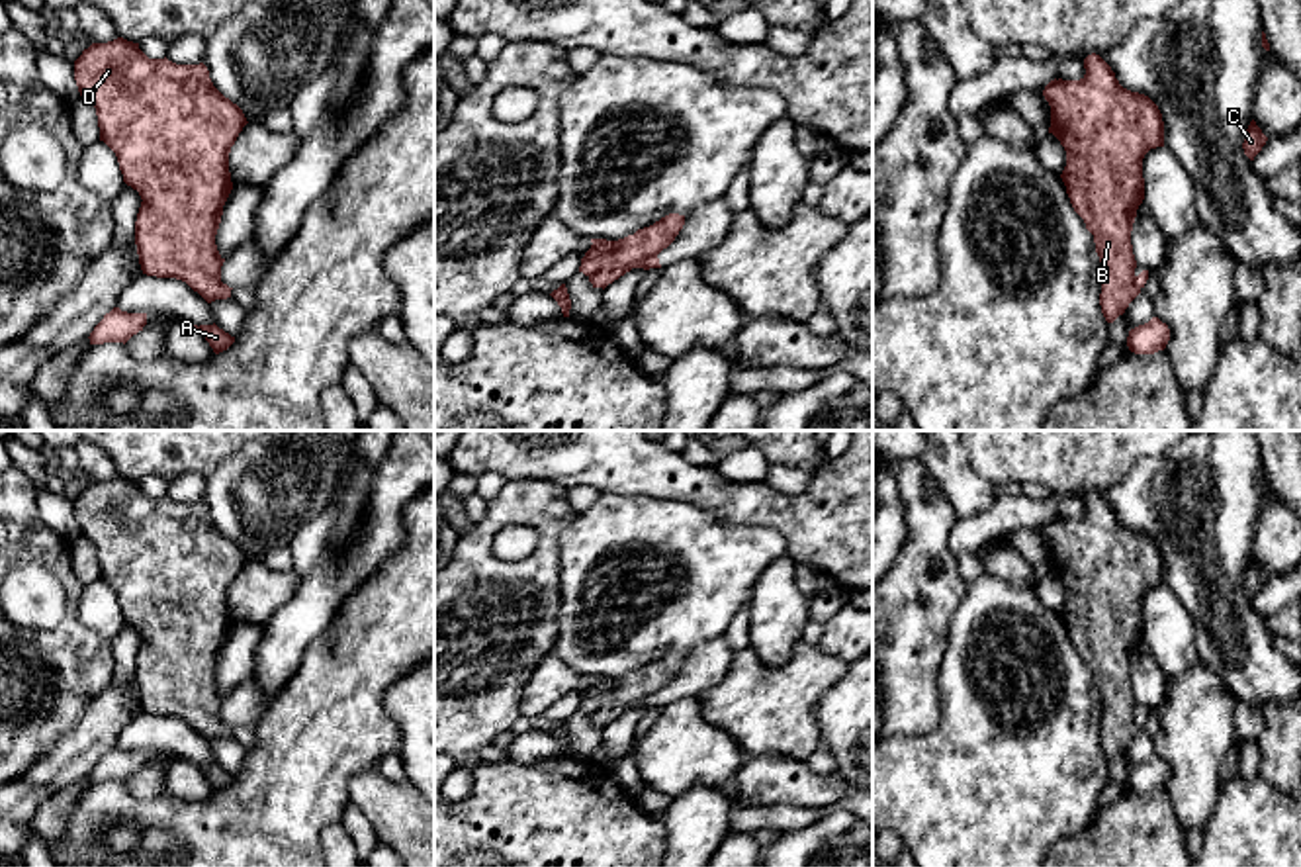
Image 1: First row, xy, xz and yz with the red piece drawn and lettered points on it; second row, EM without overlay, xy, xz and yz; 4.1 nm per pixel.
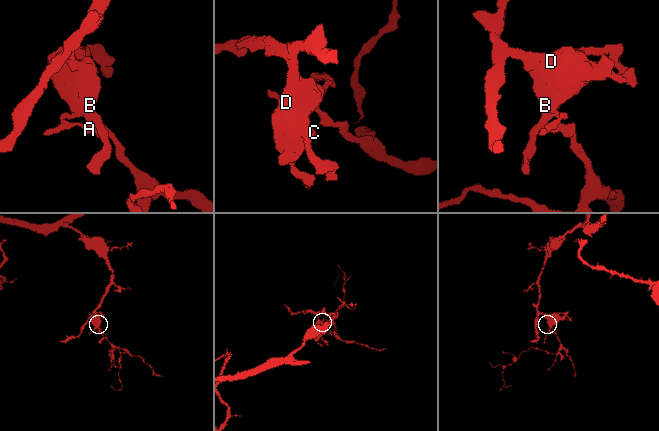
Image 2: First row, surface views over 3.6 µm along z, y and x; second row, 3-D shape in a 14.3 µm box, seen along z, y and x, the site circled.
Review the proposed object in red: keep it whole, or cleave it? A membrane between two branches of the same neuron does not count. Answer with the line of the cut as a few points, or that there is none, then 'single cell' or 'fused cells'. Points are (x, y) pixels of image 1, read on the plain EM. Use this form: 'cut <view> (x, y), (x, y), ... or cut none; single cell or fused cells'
cut xz (630, 705), (601, 707), (589, 715); fused cells

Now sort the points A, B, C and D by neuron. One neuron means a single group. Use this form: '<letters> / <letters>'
A / B C D

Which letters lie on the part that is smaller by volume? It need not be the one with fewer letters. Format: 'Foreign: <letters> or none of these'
Foreign: A

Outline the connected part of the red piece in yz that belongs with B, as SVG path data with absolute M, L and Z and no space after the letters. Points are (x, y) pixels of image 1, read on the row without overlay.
M1088 493L1084 507L1086 513L1080 519L1051 519L1043 534L1051 544L1049 571L1066 589L1060 616L1074 650L1094 673L1101 701L1101 752L1107 761L1113 761L1141 732L1135 720L1131 669L1144 638L1143 597L1150 587L1164 585L1164 560L1158 544L1148 534L1123 526L1099 493Z

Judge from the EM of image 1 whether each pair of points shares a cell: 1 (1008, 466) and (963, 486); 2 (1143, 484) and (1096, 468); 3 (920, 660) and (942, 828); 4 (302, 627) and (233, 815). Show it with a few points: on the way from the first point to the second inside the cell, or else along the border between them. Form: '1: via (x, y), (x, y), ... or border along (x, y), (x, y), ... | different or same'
1: border along (965, 451), (967, 462), (994, 488) | different
2: border along (1165, 453), (1141, 458), (1110, 486), (1080, 490) | different
3: border along (940, 685), (940, 723), (924, 734), (893, 736) | different
4: border along (304, 652), (298, 670), (274, 693) | different

